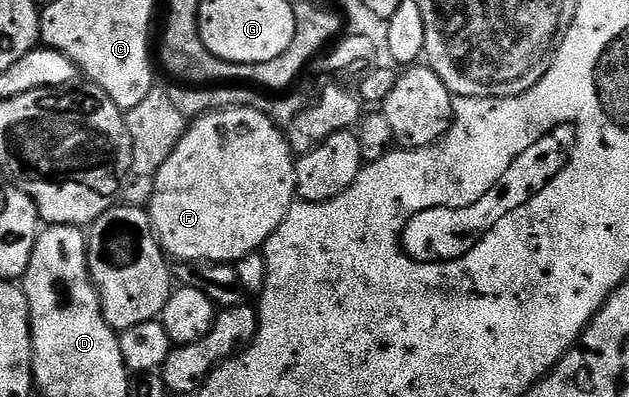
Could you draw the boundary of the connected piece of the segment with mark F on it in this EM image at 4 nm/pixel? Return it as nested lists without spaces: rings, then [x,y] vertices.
[[[221,109],[219,113],[205,113],[202,117],[193,118],[186,126],[186,132],[160,169],[155,179],[155,191],[148,204],[150,221],[154,232],[158,234],[158,242],[163,250],[178,263],[237,263],[241,257],[257,253],[265,246],[267,239],[284,223],[288,211],[298,197],[296,187],[296,154],[290,147],[290,140],[280,128],[279,122],[268,119],[255,109]]]

